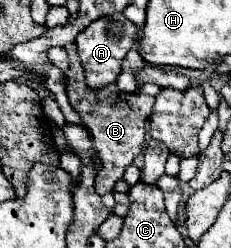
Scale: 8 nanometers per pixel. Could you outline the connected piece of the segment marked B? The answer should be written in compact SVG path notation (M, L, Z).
M72 52L68 54L68 64L70 70L64 74L64 84L66 84L66 96L70 100L70 106L80 114L84 124L88 126L94 148L98 150L98 156L102 160L102 170L98 172L94 180L94 190L104 196L112 192L114 184L124 176L126 166L134 162L134 158L140 154L144 142L146 142L146 124L152 114L154 98L140 94L140 92L122 92L118 90L116 84L110 84L102 90L90 90L82 82L82 66L78 66L78 54Z

